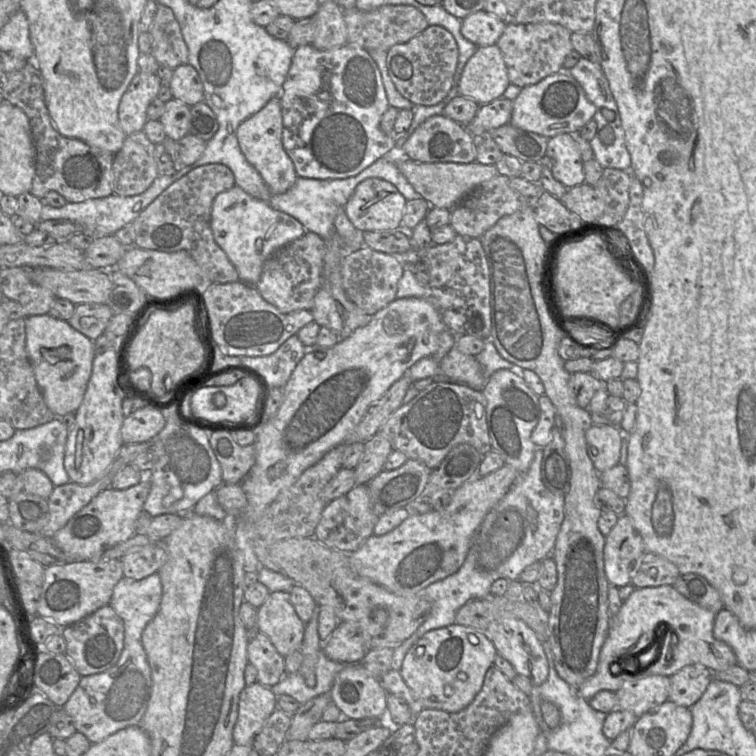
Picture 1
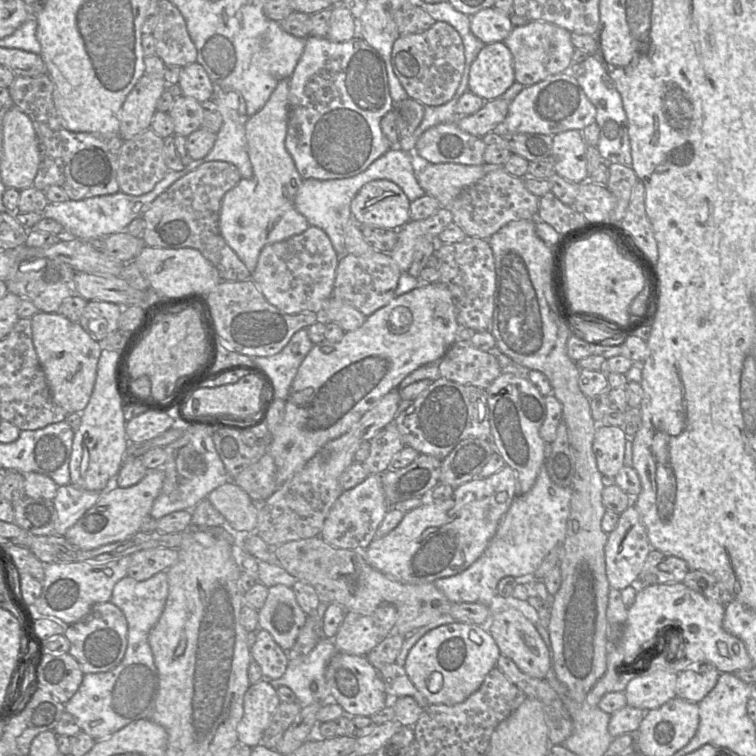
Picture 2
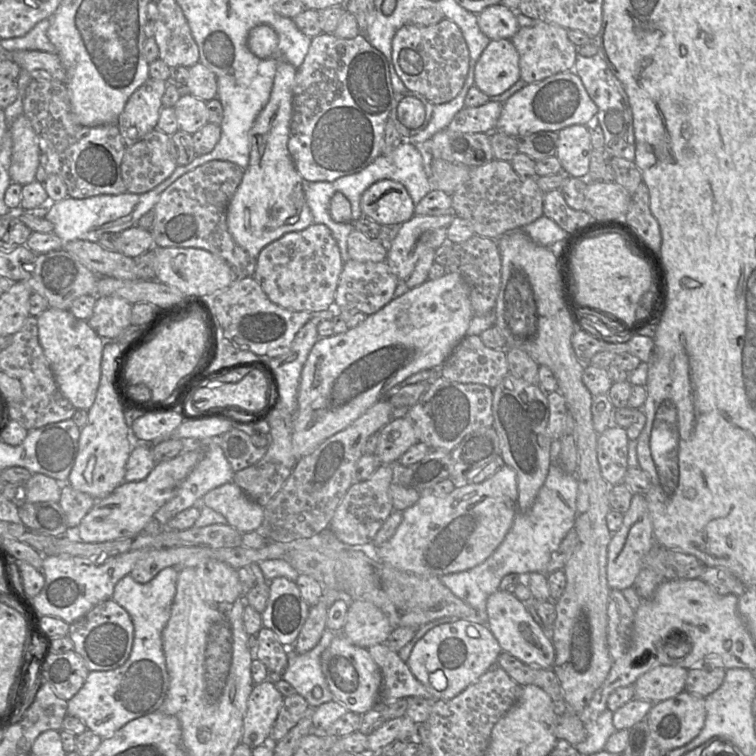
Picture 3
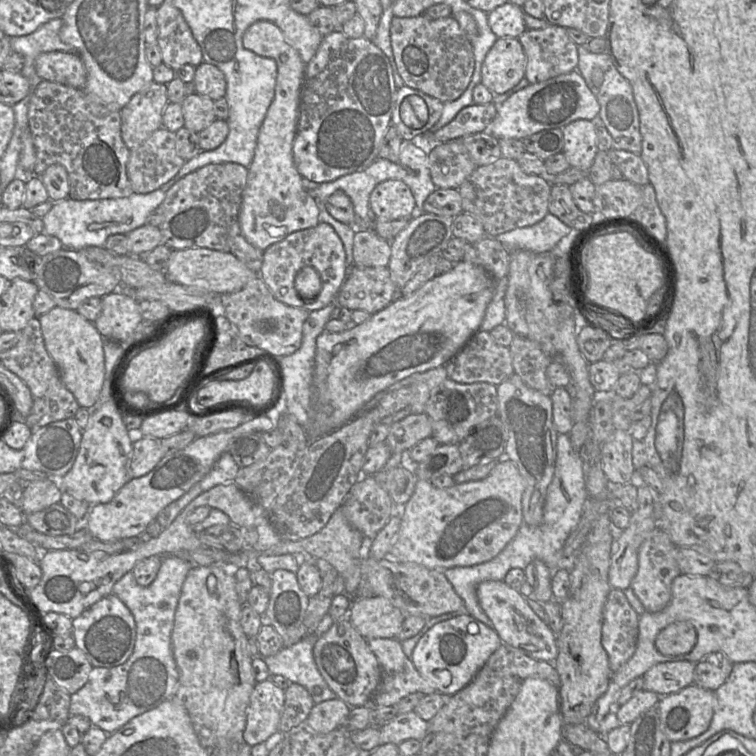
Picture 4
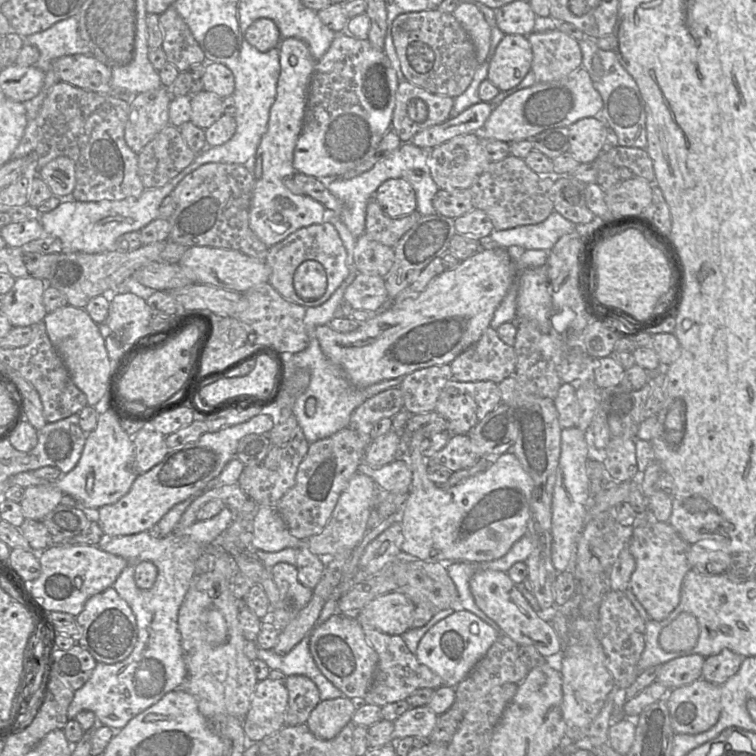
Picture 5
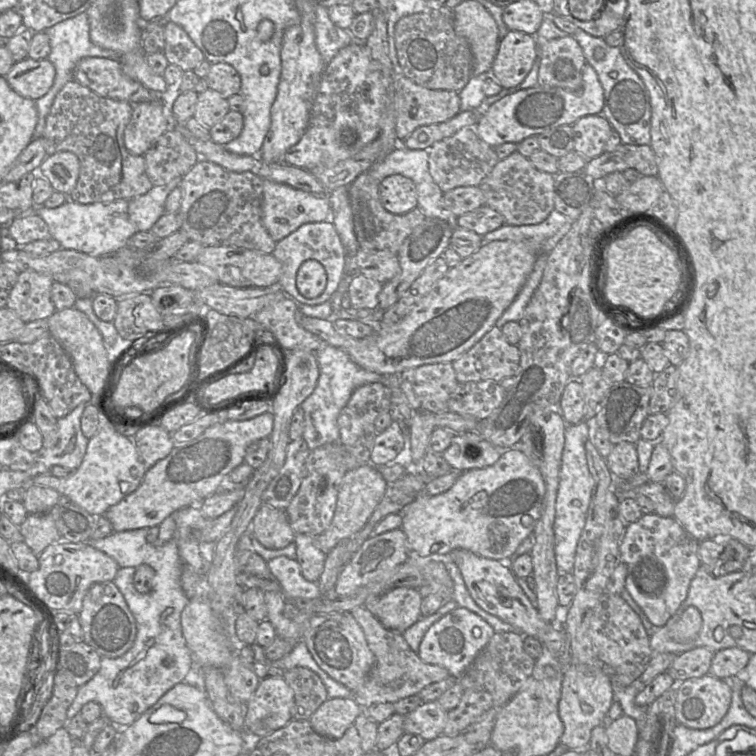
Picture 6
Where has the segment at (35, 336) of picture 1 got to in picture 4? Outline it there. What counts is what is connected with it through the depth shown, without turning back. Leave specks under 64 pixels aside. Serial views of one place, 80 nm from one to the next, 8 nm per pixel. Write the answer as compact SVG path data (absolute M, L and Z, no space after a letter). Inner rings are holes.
M55 306L38 317L44 344L55 362L65 387L73 394L80 407L93 409L105 379L103 337L95 325L76 310Z

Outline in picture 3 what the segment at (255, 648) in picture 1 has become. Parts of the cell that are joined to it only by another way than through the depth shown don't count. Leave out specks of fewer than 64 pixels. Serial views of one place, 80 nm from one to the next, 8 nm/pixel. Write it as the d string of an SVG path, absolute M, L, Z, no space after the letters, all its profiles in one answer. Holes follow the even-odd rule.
M262 627L256 635L258 638L256 658L267 667L270 673L283 674L288 665L286 647L269 628Z

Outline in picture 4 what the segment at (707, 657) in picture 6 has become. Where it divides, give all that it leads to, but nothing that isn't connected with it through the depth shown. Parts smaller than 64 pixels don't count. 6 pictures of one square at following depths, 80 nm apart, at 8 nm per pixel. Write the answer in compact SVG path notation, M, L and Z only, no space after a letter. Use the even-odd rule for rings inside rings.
M690 661L659 663L643 675L643 690L661 696L676 693L694 684L695 667L696 663Z

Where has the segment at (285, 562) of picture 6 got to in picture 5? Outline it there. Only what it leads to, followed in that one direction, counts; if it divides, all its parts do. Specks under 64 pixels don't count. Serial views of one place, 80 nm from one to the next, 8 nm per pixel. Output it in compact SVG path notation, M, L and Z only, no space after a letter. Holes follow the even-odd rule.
M277 563L271 568L271 572L279 590L279 601L272 607L269 619L282 631L310 602L313 590L299 582L295 565Z

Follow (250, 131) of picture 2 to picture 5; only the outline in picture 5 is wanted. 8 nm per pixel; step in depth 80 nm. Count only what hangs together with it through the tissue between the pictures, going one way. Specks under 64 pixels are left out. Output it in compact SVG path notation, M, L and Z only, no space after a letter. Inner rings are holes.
M268 18L256 20L245 32L245 39L261 52L267 52L275 47L280 49L281 71L277 84L276 98L270 109L267 130L262 136L256 157L250 163L250 168L255 178L255 186L250 205L249 225L257 237L270 248L300 228L328 222L327 217L329 212L332 212L327 210L323 204L307 195L293 193L284 183L287 178L290 178L297 172L293 166L294 149L302 131L308 92L317 60L313 58L308 45L304 41L293 37L282 40L279 28L273 20Z

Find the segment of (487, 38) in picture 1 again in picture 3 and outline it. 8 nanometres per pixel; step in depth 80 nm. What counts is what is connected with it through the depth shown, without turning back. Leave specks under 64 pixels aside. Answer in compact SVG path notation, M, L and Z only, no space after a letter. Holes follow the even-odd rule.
M501 3L489 6L478 14L478 26L490 40L511 39L520 28L517 12Z

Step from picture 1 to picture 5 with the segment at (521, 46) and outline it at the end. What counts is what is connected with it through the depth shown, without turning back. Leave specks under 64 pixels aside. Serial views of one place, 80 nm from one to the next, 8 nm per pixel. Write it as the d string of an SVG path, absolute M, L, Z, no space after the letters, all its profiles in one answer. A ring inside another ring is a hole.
M559 29L527 36L533 52L531 70L536 83L562 79L582 67L578 41Z

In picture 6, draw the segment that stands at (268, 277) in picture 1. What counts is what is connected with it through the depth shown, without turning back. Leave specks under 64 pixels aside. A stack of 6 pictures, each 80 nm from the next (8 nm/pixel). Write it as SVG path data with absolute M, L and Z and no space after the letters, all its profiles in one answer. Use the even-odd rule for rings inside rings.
M332 221L306 223L276 243L272 255L281 263L282 272L278 281L279 287L298 305L319 305L329 301L337 291L339 284L345 276L346 251ZM307 260L320 262L327 273L327 285L323 293L312 299L302 296L296 287L296 276L301 265Z

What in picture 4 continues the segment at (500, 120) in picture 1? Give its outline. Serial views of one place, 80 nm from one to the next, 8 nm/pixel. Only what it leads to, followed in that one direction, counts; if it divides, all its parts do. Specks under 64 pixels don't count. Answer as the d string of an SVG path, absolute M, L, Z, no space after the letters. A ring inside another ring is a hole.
M474 103L461 109L451 122L426 137L433 144L457 140L466 135L488 130L496 115L495 103Z

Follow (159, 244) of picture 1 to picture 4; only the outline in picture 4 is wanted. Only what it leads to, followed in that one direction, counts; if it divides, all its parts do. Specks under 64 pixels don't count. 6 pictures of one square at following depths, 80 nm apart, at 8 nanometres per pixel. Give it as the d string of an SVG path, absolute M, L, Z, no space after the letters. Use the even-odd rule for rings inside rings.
M225 162L203 166L176 182L167 191L164 201L161 203L164 213L164 221L159 226L162 234L162 244L170 247L172 250L209 248L228 252L235 255L249 269L259 273L264 251L253 246L245 239L239 223L239 213L247 177L248 168L238 163Z

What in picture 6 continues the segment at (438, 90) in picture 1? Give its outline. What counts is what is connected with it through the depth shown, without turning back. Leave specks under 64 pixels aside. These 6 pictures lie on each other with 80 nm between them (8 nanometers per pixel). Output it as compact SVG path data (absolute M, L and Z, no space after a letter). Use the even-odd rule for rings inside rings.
M445 5L404 16L395 25L395 45L402 74L432 90L461 91L472 77L472 52L468 41L455 30L453 9Z

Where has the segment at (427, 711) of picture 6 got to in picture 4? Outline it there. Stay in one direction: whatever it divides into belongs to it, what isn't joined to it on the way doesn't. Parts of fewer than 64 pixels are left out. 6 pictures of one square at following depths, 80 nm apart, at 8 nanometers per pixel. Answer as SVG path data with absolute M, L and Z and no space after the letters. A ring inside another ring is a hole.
M410 711L398 714L380 730L380 745L387 743L399 745L408 739L422 741L428 733L428 721L423 720L415 711Z

